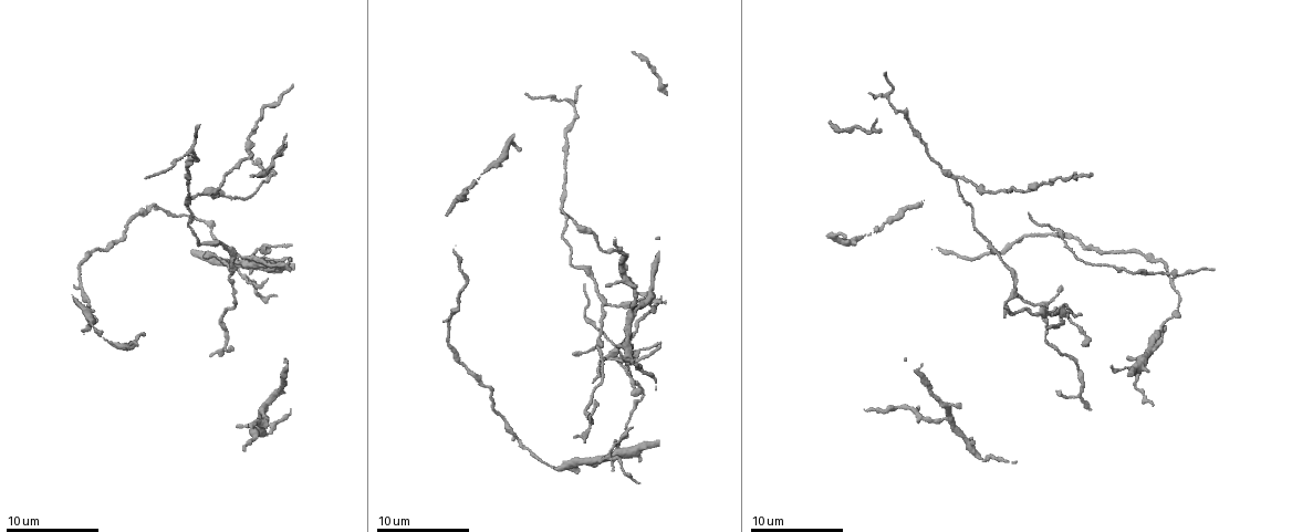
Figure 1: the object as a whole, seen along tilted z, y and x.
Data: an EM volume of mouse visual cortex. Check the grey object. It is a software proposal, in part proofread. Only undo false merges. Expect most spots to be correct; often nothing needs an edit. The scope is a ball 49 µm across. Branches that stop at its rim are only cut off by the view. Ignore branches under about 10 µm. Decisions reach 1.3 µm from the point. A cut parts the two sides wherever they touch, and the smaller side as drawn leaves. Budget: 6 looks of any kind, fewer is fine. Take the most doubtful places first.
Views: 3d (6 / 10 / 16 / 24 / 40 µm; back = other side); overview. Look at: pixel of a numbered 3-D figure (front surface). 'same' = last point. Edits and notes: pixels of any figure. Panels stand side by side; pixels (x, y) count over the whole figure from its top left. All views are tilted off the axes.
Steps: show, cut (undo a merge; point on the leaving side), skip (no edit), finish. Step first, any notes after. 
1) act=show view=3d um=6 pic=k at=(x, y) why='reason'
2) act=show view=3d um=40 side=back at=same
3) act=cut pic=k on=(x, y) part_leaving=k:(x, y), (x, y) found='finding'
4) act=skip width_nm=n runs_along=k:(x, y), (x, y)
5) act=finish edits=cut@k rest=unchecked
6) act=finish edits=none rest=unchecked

act=show view=3d um=6 pic=1 at=(1012, 313) why='three-way junction'

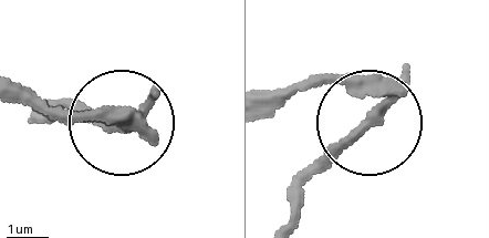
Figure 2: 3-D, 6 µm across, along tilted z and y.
act=skip runs_along=2:(284, 223), (305, 182), (366, 122), (350, 86), (290, 85) found='continuous, no second neuron'

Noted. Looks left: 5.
act=show view=3d um=10 pic=1 at=(958, 178) why='arms part here'

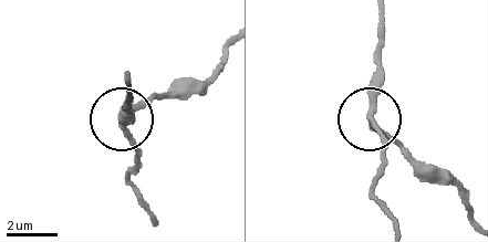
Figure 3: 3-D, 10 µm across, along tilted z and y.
act=show view=3d um=6 pic=3 at=(372, 110)

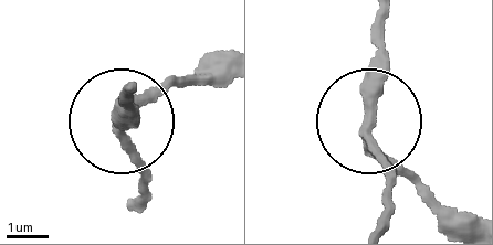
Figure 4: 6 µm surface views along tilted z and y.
act=skip runs_along=4:(384, 213), (391, 187), (373, 128), (375, 17) found='one neuron here'

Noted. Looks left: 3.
act=show view=3d um=16 pic=1 at=(1015, 282) why='arms part here'

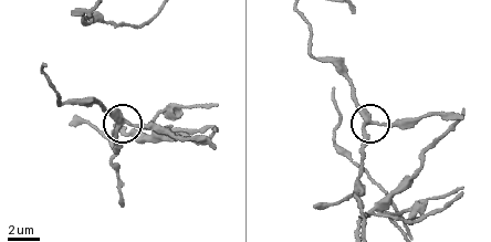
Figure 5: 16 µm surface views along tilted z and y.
act=show view=3d um=6 pic=5 at=(119, 126) why='closer look'

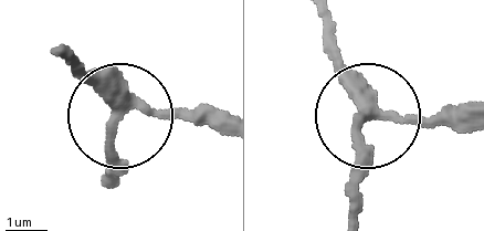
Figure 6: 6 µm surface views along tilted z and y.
act=skip arms=3 found='one neuron here'

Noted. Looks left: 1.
act=finish edits=none rest=unchecked

